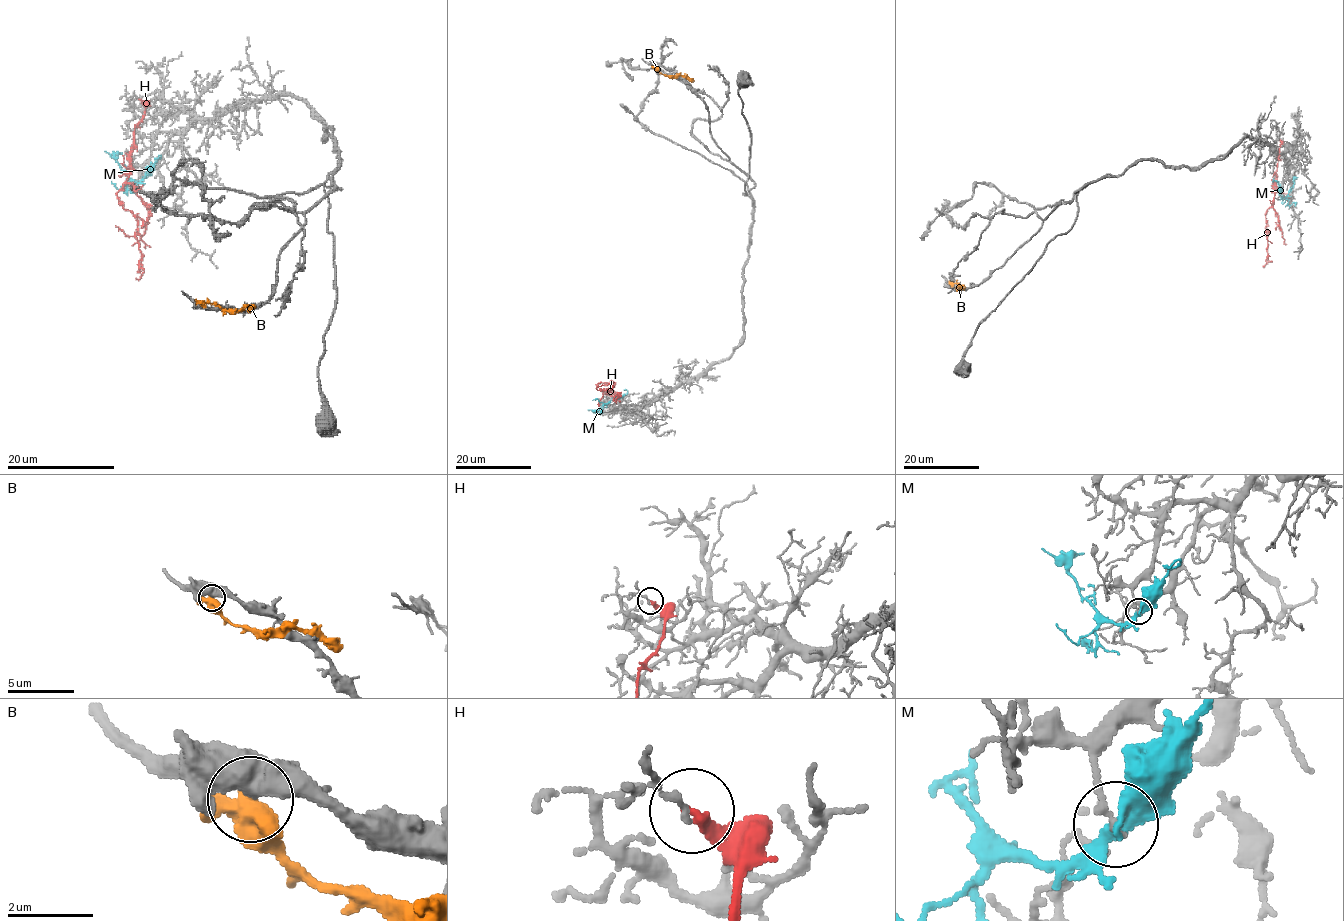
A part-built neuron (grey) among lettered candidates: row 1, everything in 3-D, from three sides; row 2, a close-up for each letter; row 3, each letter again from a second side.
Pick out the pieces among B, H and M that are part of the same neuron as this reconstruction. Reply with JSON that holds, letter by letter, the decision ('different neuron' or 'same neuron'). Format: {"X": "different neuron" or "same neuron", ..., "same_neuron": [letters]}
{"B": "different neuron", "H": "different neuron", "M": "different neuron", "same_neuron": []}

